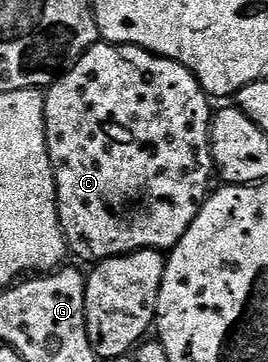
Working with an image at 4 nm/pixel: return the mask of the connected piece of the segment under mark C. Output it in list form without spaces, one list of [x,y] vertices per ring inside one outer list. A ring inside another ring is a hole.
[[[96,42],[96,43],[95,43],[95,44],[94,44],[94,45],[93,45],[93,47],[92,47],[92,48],[91,48],[91,49],[90,49],[90,50],[89,50],[89,51],[87,51],[87,52],[86,52],[86,54],[84,54],[84,55],[83,55],[83,56],[82,56],[82,58],[81,58],[81,59],[79,59],[79,61],[78,61],[78,62],[76,62],[76,64],[75,64],[75,65],[74,65],[74,66],[72,66],[72,68],[70,68],[70,70],[68,70],[68,72],[67,72],[67,73],[66,73],[66,74],[65,74],[65,75],[63,75],[63,77],[62,77],[62,78],[60,78],[60,80],[58,80],[58,82],[57,82],[57,83],[56,83],[56,84],[53,84],[53,85],[51,85],[51,87],[50,87],[50,88],[48,88],[48,89],[46,89],[46,92],[45,92],[45,99],[44,99],[44,101],[43,101],[43,105],[44,105],[44,106],[45,106],[45,134],[46,134],[46,135],[47,135],[47,149],[48,149],[48,150],[49,150],[49,158],[50,158],[50,159],[51,159],[51,165],[52,165],[52,166],[53,166],[53,170],[54,170],[54,171],[55,171],[55,193],[56,193],[56,194],[57,194],[57,198],[58,198],[58,199],[59,199],[59,221],[60,221],[60,222],[61,222],[61,226],[62,226],[62,227],[63,227],[63,233],[64,233],[64,234],[65,234],[65,238],[66,238],[66,239],[67,239],[67,246],[68,246],[68,249],[69,249],[69,252],[70,252],[70,255],[71,255],[71,256],[72,256],[72,257],[74,257],[74,256],[80,256],[80,258],[81,258],[81,259],[83,259],[83,260],[91,260],[91,261],[90,261],[90,262],[98,262],[98,261],[100,261],[100,260],[108,260],[108,259],[109,259],[109,258],[113,258],[113,257],[114,257],[114,256],[124,256],[124,254],[126,254],[126,252],[140,252],[140,251],[141,251],[141,249],[142,249],[142,248],[154,248],[154,249],[156,249],[156,250],[170,250],[170,249],[172,249],[172,248],[174,248],[174,247],[175,247],[175,244],[176,244],[176,243],[177,243],[177,242],[178,242],[178,240],[180,240],[180,239],[181,239],[181,237],[182,237],[182,236],[183,236],[183,235],[184,235],[184,234],[185,234],[185,230],[189,230],[189,226],[190,226],[190,225],[191,225],[191,223],[192,223],[192,222],[193,222],[193,218],[197,218],[197,214],[198,214],[198,213],[199,213],[199,211],[200,211],[200,210],[201,210],[201,206],[202,206],[202,205],[203,205],[203,201],[204,201],[204,200],[206,200],[206,199],[207,199],[207,197],[208,197],[208,195],[209,195],[209,189],[210,189],[210,188],[211,188],[211,187],[212,187],[212,185],[211,185],[211,186],[210,186],[210,184],[211,184],[211,176],[212,176],[212,180],[213,180],[213,173],[214,173],[214,172],[215,172],[215,163],[214,163],[214,162],[213,162],[213,154],[212,154],[212,153],[211,153],[211,118],[212,118],[212,115],[213,115],[213,107],[212,107],[212,108],[211,108],[211,104],[210,104],[210,103],[211,103],[211,104],[212,104],[212,101],[211,101],[211,100],[210,100],[210,99],[209,99],[209,97],[208,97],[208,94],[207,94],[207,92],[206,92],[206,91],[205,91],[205,89],[204,89],[204,88],[202,88],[202,87],[201,87],[201,85],[200,85],[200,84],[199,84],[199,83],[198,83],[198,82],[197,82],[197,78],[196,78],[196,77],[195,77],[195,76],[194,76],[194,75],[193,75],[193,74],[192,74],[192,72],[191,72],[191,71],[189,71],[189,69],[188,69],[188,68],[186,68],[186,67],[185,67],[185,66],[181,66],[181,65],[180,65],[180,64],[178,64],[178,63],[177,63],[177,62],[173,62],[173,61],[172,61],[172,60],[166,60],[166,58],[164,58],[164,56],[155,56],[155,55],[154,55],[154,54],[153,54],[153,53],[152,53],[152,52],[146,52],[146,50],[144,50],[144,49],[143,49],[143,48],[138,48],[138,47],[137,47],[137,46],[133,46],[133,45],[132,45],[132,44],[109,44],[109,43],[106,43],[106,42]]]

